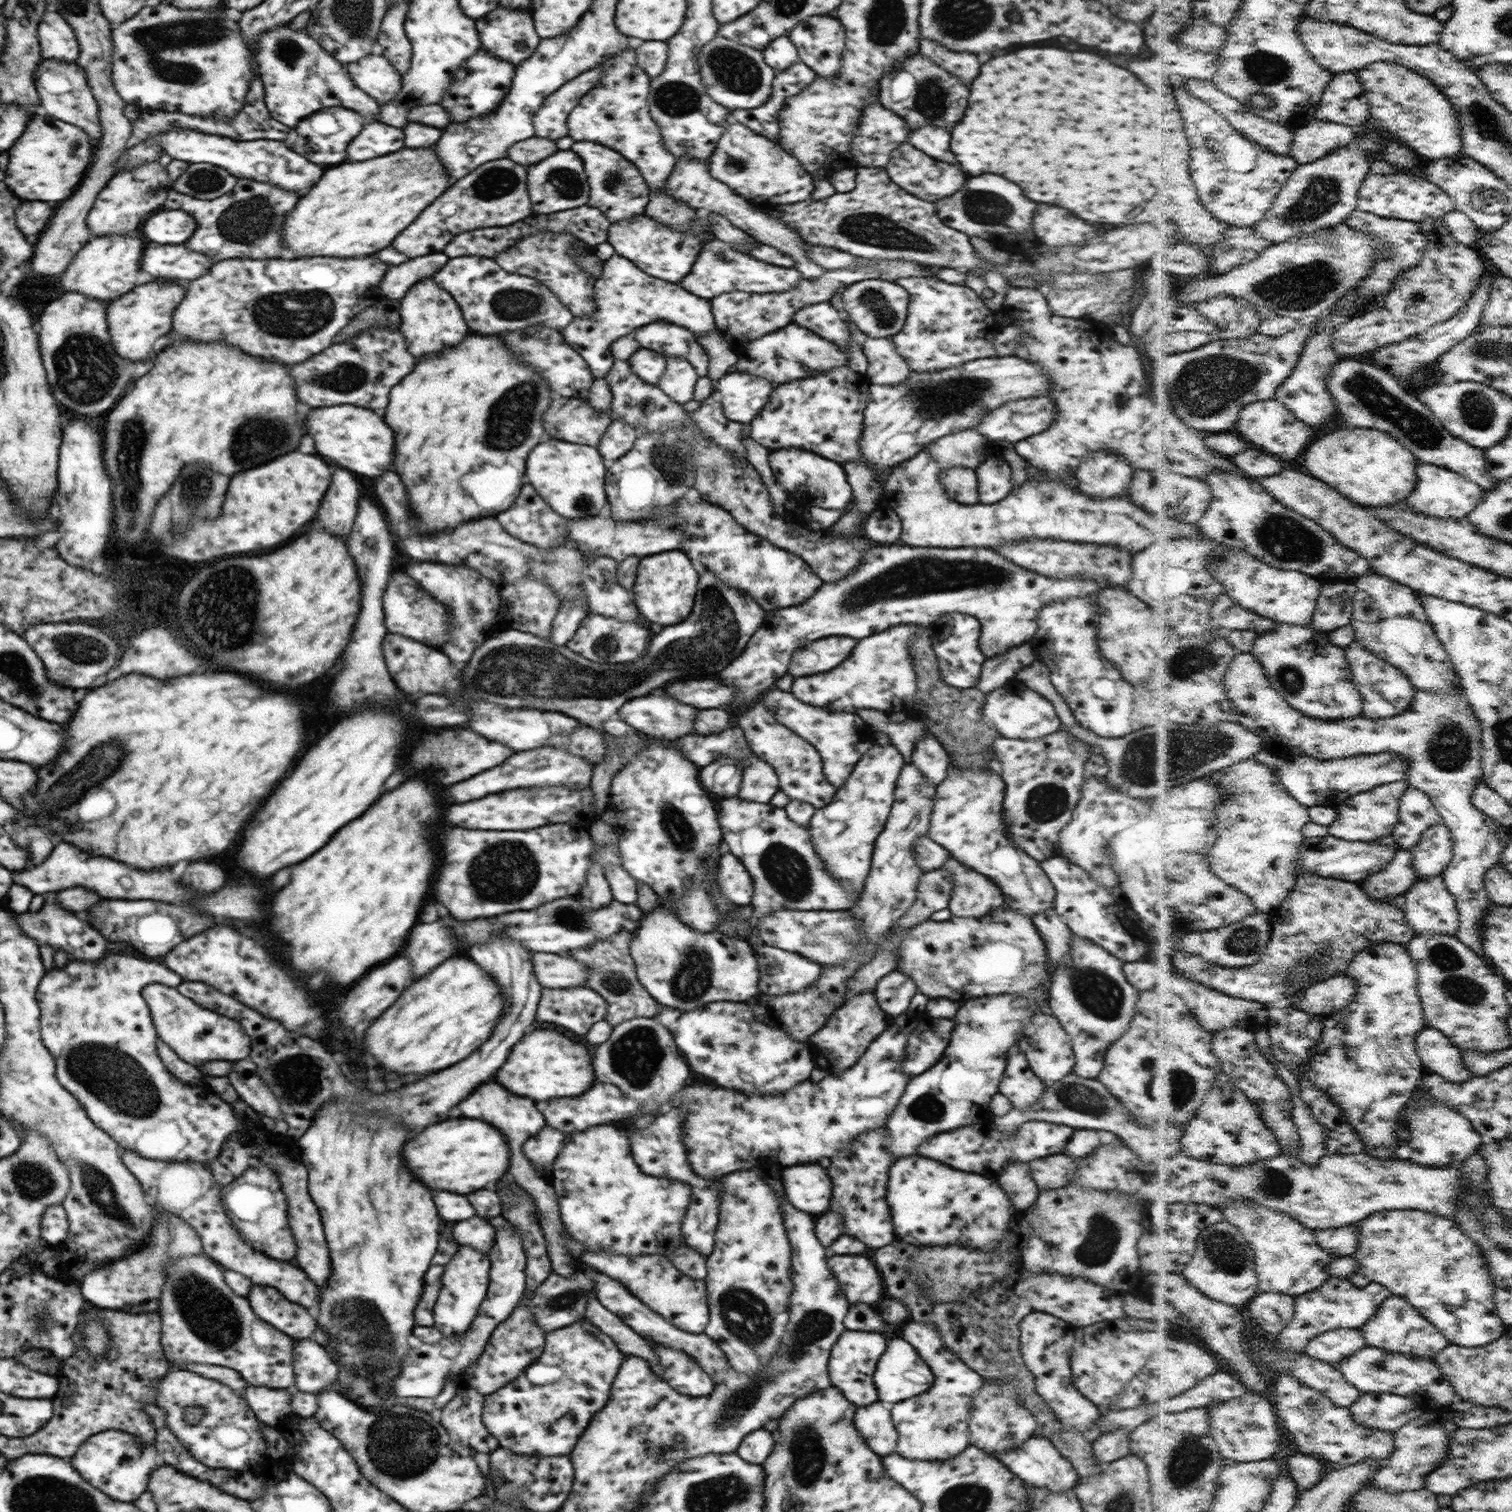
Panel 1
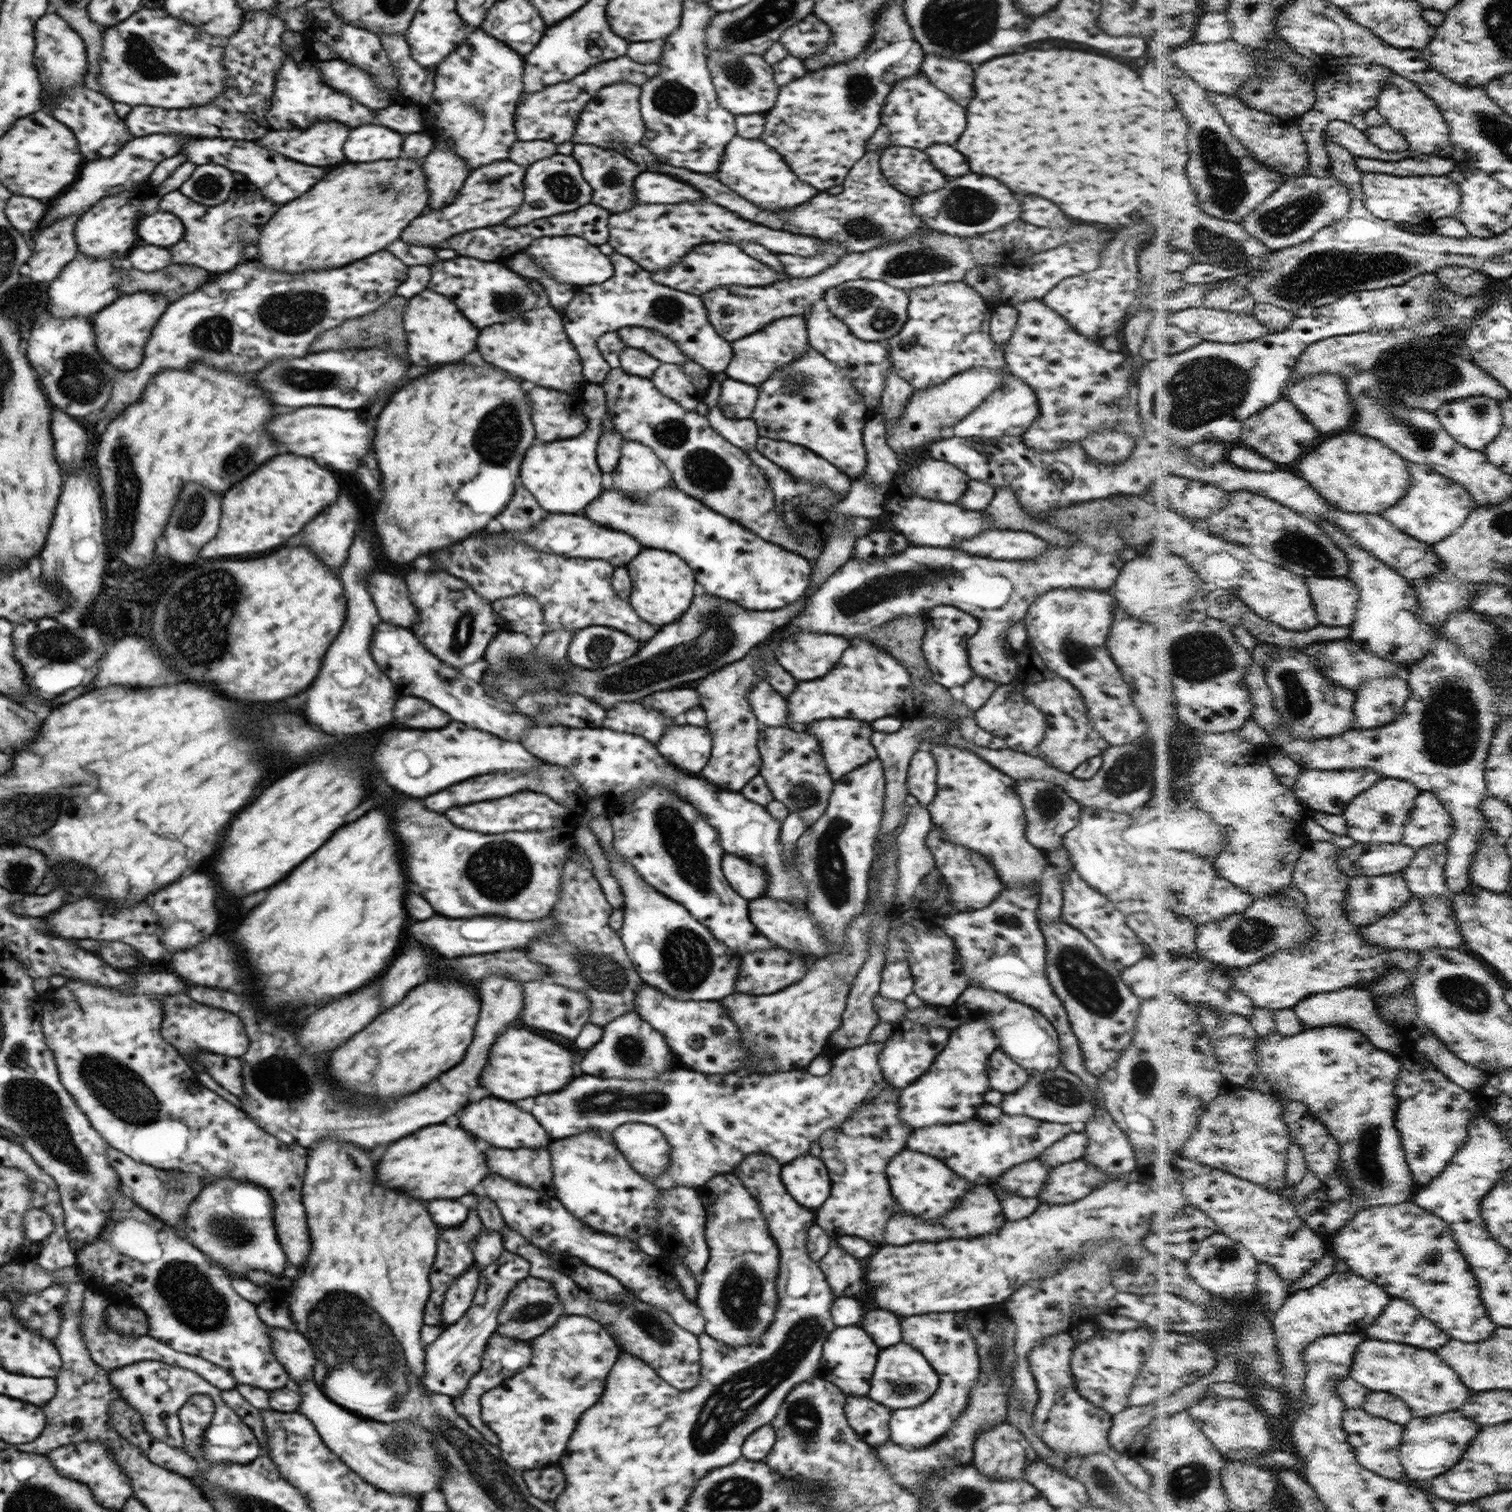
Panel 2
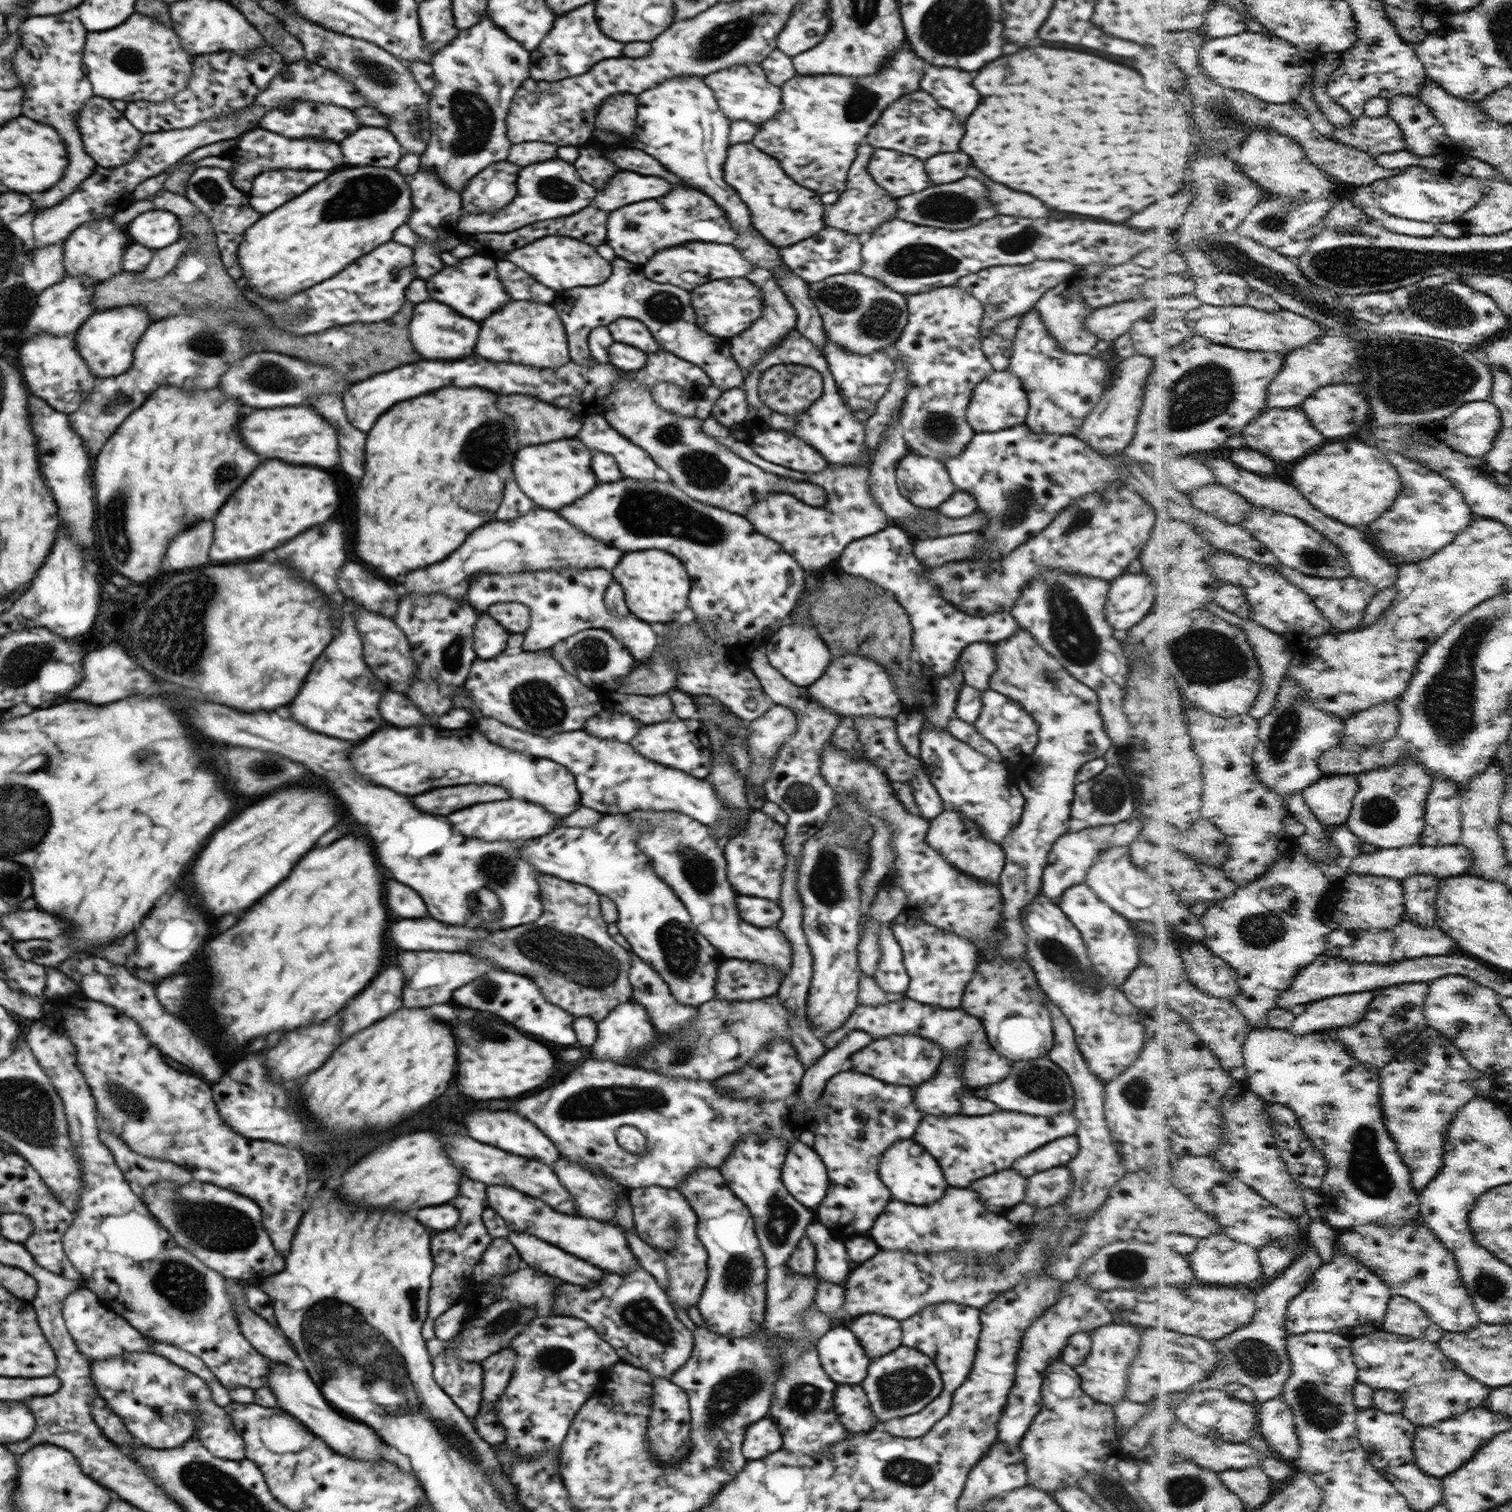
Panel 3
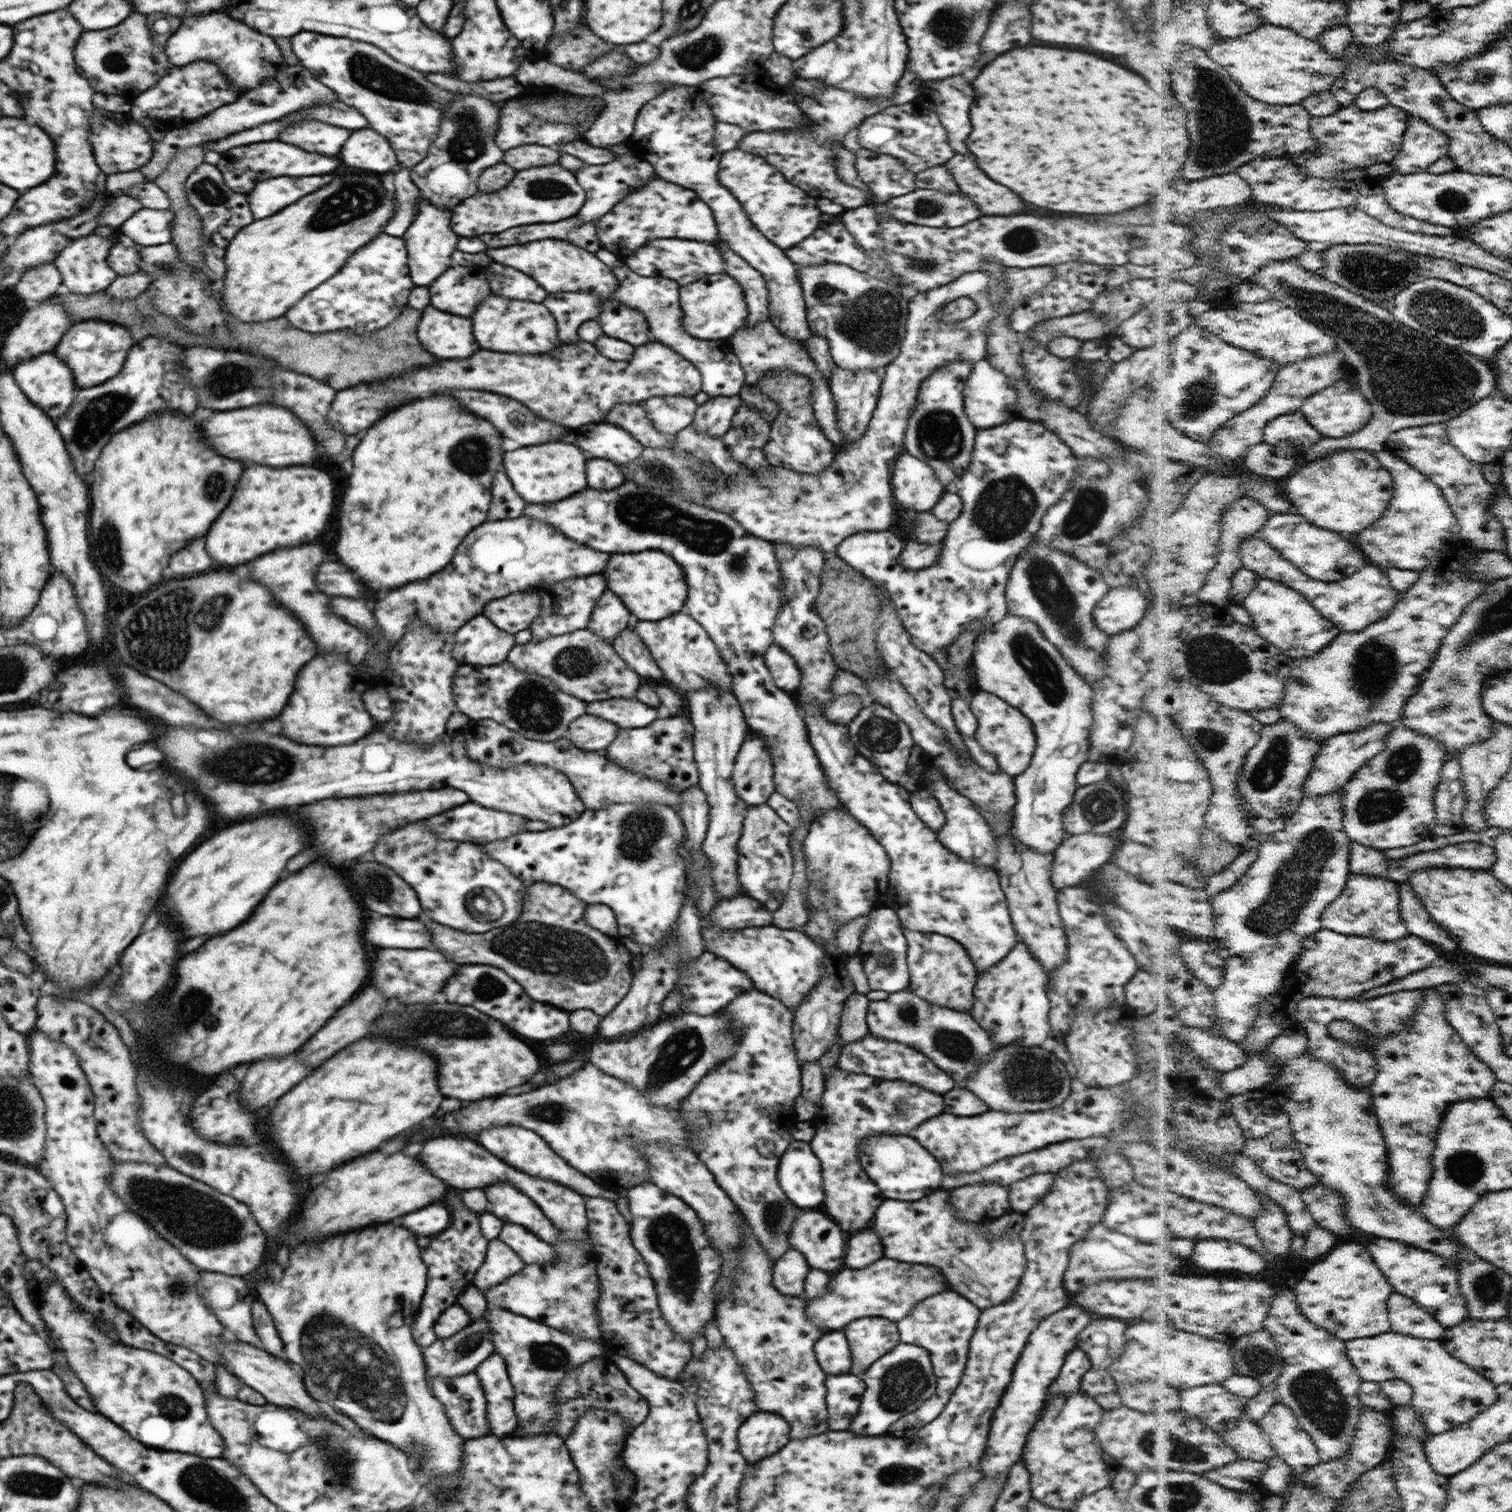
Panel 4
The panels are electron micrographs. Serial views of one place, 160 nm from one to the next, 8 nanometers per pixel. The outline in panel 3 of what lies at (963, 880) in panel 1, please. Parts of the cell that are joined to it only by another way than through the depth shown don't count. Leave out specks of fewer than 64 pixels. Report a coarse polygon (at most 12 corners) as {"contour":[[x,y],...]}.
{"contour":[[952,809],[925,839],[952,866],[999,885],[1003,848]]}

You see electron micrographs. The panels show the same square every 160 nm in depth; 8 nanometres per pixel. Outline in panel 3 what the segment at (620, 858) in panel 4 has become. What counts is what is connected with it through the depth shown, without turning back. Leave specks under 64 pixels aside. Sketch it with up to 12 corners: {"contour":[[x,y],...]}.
{"contour":[[627,814],[523,841],[540,874],[617,906],[631,952],[684,1006],[727,958],[640,850]]}

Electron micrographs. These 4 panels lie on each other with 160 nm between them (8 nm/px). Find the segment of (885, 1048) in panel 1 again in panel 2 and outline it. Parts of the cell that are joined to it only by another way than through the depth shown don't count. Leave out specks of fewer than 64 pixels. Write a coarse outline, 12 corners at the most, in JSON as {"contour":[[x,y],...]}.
{"contour":[[883,1042],[728,1086],[682,1065],[540,1094],[553,1141],[655,1126],[658,1188],[786,1164],[892,1088]]}

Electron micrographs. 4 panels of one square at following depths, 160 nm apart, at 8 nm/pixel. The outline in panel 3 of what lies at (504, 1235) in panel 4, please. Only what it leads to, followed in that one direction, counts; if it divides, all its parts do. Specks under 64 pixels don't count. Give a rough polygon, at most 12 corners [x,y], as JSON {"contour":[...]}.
{"contour":[[535,1236],[506,1237],[525,1265],[576,1285],[604,1278],[601,1268]]}

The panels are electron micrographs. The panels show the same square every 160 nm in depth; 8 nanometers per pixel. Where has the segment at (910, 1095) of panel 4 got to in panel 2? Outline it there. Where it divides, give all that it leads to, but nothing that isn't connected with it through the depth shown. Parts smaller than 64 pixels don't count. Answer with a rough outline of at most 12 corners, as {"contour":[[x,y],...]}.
{"contour":[[900,1090],[820,1135],[830,1238],[884,1242],[896,1202],[886,1167],[911,1128]]}

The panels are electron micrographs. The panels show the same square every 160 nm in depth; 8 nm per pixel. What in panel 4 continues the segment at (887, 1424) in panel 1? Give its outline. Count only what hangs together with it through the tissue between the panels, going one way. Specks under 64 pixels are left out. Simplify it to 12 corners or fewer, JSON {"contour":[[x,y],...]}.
{"contour":[[852,1373],[827,1374],[829,1428],[846,1431],[865,1382]]}

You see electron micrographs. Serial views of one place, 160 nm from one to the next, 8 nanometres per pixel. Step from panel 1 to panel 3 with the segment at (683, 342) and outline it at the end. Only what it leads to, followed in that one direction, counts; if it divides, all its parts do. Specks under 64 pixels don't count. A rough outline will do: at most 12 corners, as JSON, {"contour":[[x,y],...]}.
{"contour":[[620,317],[607,327],[614,341],[646,354],[663,349],[639,320]]}

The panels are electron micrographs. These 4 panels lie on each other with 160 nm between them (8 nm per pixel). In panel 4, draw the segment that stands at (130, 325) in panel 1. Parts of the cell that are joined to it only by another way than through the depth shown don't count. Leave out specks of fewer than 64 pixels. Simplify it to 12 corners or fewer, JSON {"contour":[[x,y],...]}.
{"contour":[[104,320],[72,324],[52,351],[78,388],[122,370],[135,343]]}

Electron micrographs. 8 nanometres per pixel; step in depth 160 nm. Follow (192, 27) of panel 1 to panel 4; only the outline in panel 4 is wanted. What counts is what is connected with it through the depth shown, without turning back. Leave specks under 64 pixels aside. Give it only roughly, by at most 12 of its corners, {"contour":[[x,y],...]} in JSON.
{"contour":[[136,11],[83,32],[74,60],[96,93],[138,96],[171,68]]}

